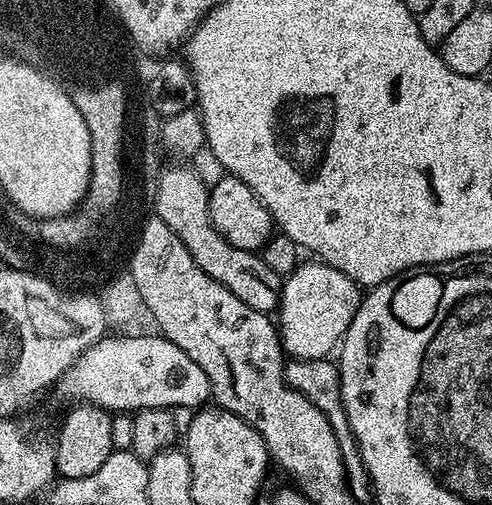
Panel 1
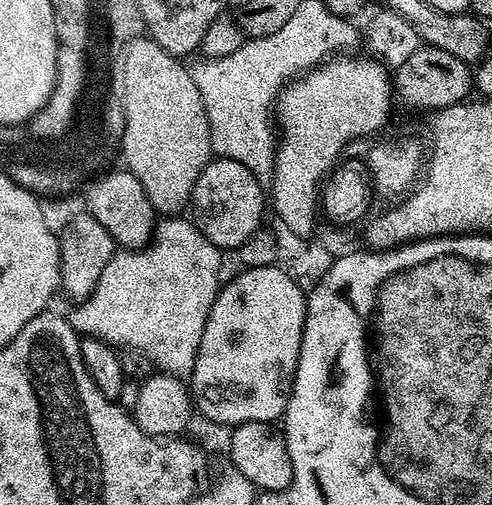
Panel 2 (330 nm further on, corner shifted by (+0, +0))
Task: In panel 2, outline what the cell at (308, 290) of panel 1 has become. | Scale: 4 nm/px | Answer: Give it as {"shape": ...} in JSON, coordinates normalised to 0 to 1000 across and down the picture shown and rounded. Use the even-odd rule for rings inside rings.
{"shape":[[[559,527],[551,531],[496,531],[465,562],[461,556],[439,580],[435,606],[427,614],[427,630],[419,630],[419,653],[411,653],[411,677],[402,685],[402,709],[394,709],[394,733],[386,747],[386,774],[396,814],[404,822],[409,816],[419,830],[433,832],[439,840],[463,840],[461,844],[498,840],[500,836],[551,840],[567,834],[585,802],[585,782],[593,778],[593,758],[606,733],[606,709],[614,693],[614,661],[618,659],[624,612],[626,596],[620,572],[587,543],[577,543],[573,535]]]}

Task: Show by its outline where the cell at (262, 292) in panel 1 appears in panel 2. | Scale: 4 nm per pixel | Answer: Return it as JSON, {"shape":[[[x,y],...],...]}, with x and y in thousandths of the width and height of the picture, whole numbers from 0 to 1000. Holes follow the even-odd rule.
{"shape":[[[299,69],[258,81],[234,139],[250,158],[254,261],[248,309],[258,339],[289,360],[289,376],[325,424],[366,424],[384,410],[402,345],[433,307],[427,250],[411,210],[411,186],[364,111],[348,111]]]}

